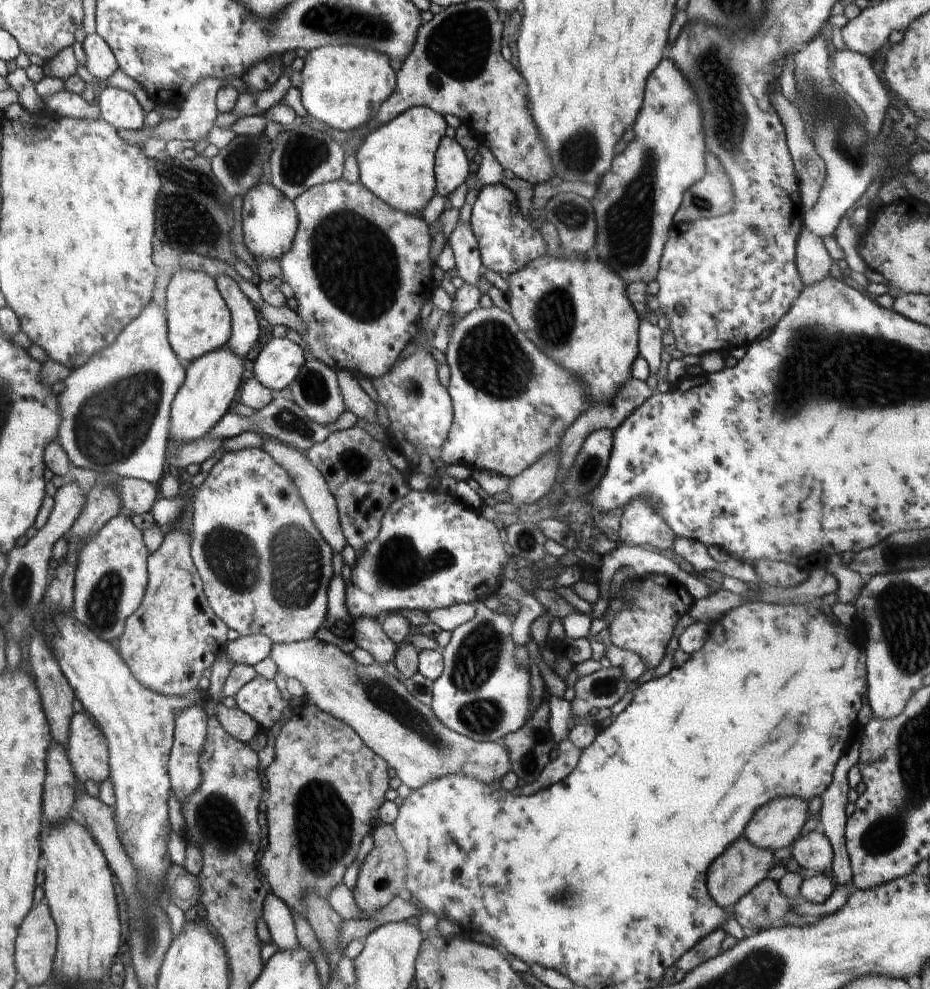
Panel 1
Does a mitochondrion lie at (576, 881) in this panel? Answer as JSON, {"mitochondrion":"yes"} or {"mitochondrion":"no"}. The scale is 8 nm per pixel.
{"mitochondrion":"yes"}

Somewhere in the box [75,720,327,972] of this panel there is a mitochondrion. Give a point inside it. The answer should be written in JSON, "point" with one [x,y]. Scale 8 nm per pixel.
{"point":[218,821]}

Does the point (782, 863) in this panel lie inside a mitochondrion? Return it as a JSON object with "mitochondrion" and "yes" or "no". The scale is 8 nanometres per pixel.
{"mitochondrion":"no"}

